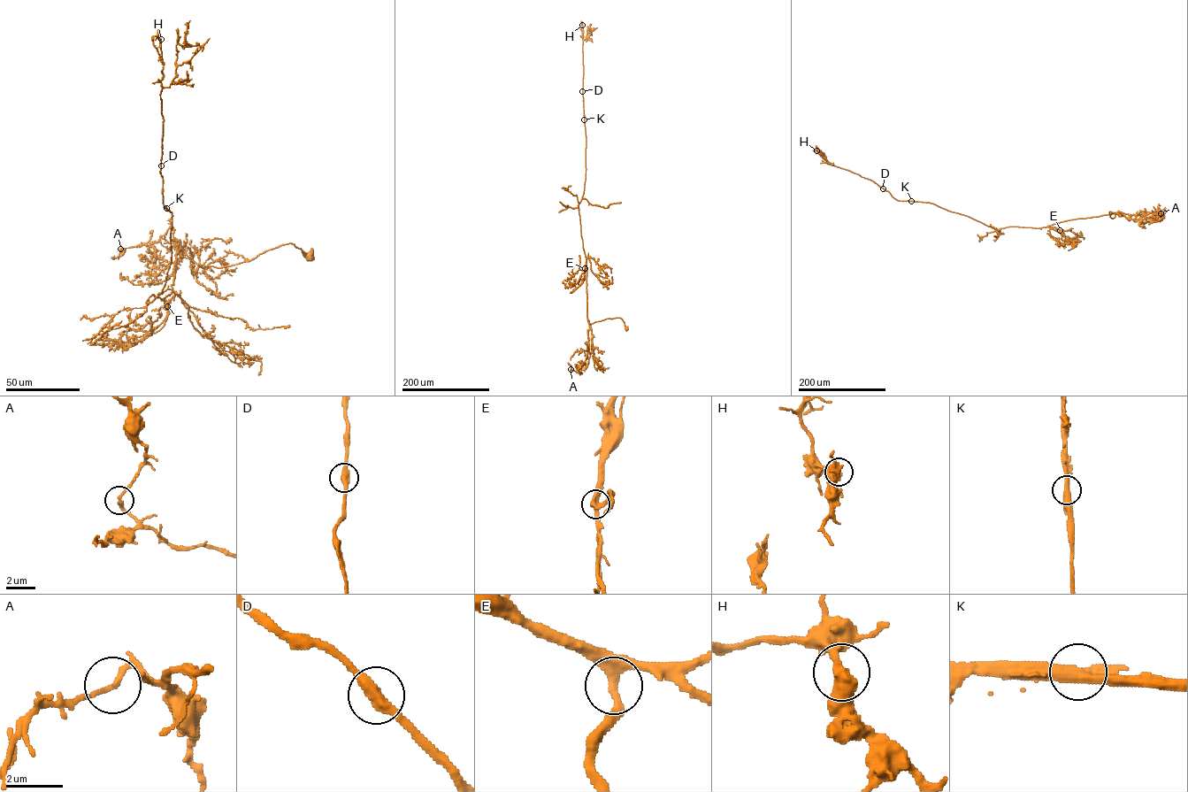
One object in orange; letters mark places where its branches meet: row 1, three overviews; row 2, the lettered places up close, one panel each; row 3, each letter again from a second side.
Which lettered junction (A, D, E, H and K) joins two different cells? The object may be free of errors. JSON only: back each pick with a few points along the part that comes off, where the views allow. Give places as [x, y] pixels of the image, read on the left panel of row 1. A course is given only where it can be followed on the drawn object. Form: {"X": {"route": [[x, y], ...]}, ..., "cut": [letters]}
{"cut": []}

